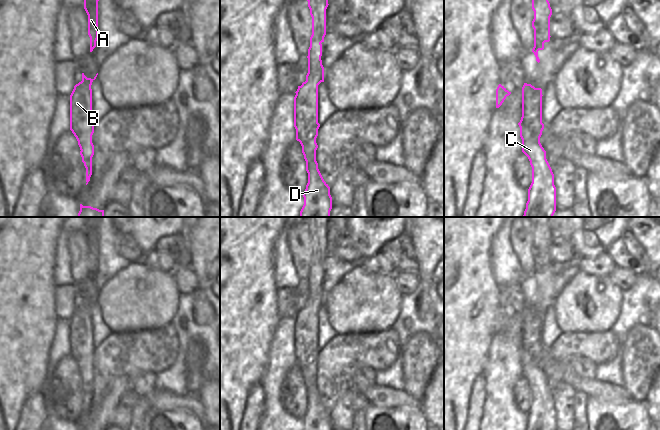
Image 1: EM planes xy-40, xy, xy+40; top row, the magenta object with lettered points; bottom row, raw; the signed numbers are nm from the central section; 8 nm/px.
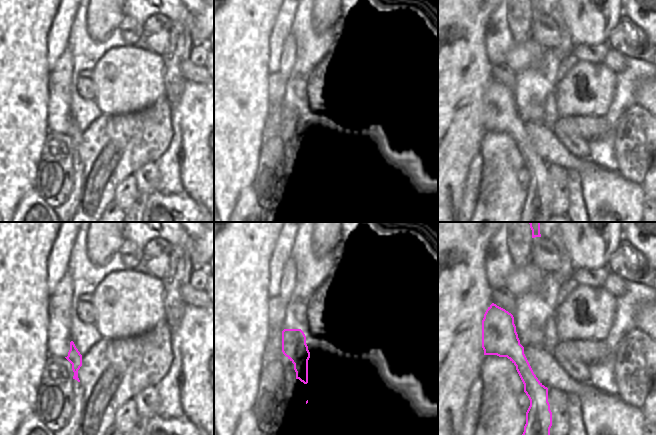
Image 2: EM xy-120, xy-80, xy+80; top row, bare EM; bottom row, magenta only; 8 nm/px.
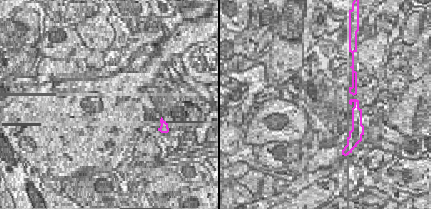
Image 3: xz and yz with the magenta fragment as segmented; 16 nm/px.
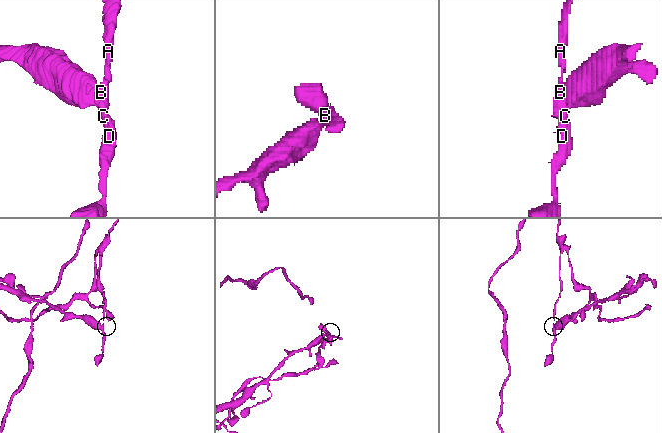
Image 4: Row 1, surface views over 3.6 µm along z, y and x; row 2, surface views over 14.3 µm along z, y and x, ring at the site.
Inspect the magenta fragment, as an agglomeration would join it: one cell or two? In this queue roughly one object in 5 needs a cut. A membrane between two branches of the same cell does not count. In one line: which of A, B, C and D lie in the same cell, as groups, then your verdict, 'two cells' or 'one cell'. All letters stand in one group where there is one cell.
A B / C D; two cells

